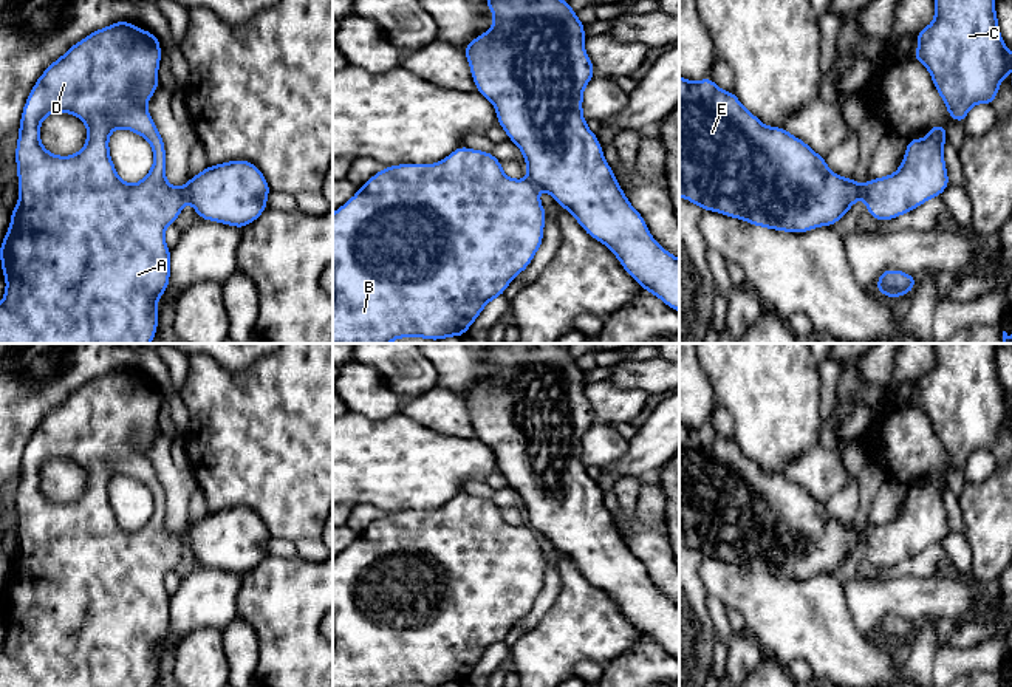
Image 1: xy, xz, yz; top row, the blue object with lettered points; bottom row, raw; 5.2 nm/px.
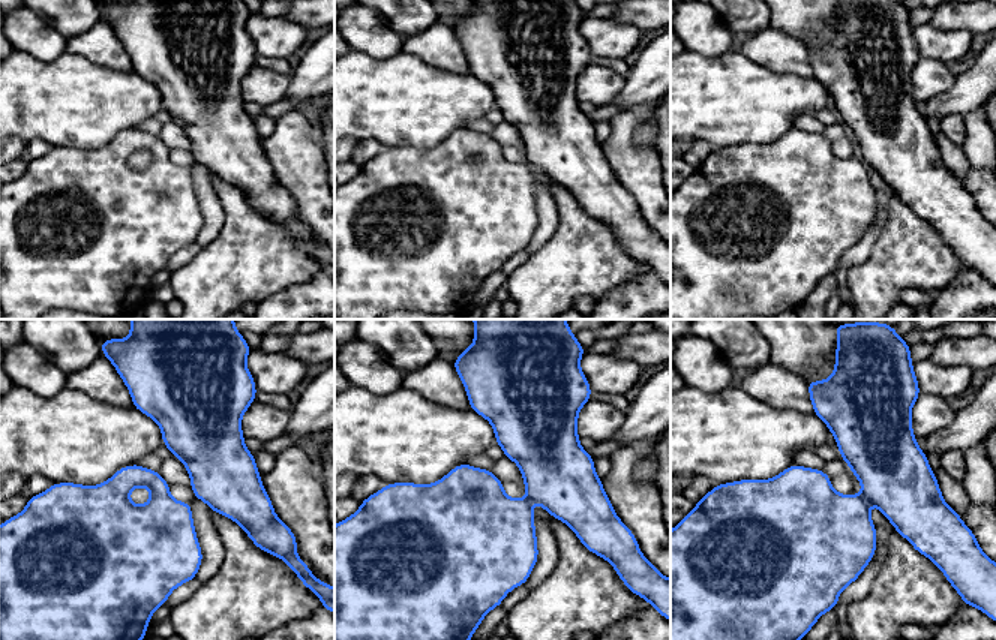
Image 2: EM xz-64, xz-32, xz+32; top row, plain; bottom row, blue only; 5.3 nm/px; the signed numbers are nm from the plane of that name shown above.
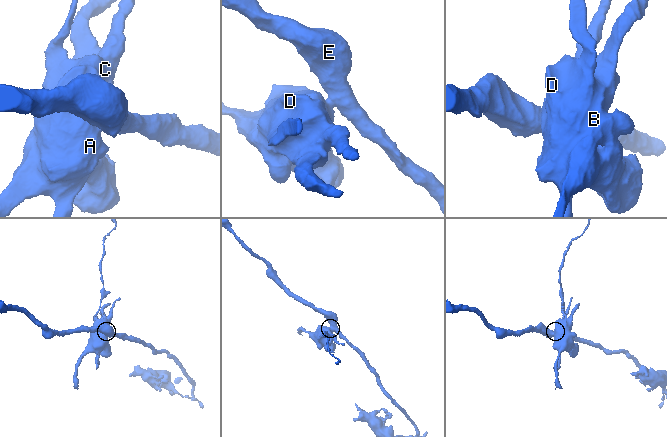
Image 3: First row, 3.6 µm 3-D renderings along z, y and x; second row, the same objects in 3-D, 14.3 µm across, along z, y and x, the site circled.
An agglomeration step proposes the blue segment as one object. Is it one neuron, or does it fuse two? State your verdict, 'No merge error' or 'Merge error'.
Merge error

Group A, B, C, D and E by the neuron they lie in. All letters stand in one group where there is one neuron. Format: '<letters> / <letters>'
A B C D / E

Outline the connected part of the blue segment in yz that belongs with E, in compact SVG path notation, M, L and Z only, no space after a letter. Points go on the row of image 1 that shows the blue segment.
M679 76L679 197L701 210L713 210L758 227L800 234L820 226L833 227L863 192L865 186L853 176L842 178L831 172L825 156L785 127L766 127L733 91L721 90L710 76L698 82Z

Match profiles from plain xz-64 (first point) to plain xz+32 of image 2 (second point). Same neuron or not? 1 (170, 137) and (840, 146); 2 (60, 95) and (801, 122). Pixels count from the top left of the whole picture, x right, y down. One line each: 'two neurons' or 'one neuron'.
1: two neurons
2: two neurons

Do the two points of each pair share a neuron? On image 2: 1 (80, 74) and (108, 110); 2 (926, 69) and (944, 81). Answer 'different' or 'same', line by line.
1: same
2: same

